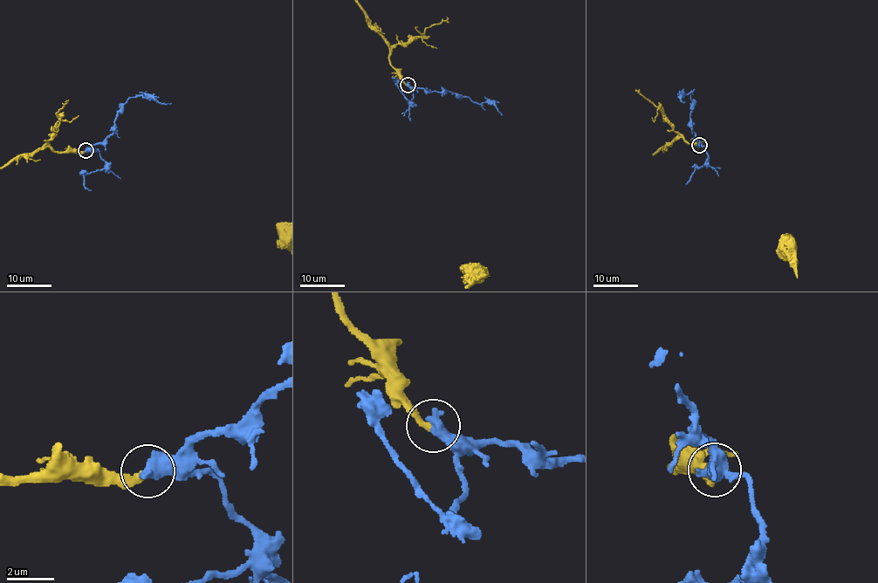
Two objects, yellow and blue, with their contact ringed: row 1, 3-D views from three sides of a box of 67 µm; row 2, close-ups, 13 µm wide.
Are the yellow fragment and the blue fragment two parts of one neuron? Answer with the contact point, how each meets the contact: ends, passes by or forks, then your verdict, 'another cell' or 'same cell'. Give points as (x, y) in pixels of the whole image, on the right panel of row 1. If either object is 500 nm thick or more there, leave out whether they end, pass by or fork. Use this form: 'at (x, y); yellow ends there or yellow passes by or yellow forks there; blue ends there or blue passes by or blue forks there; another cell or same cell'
at (699, 145); same cell

